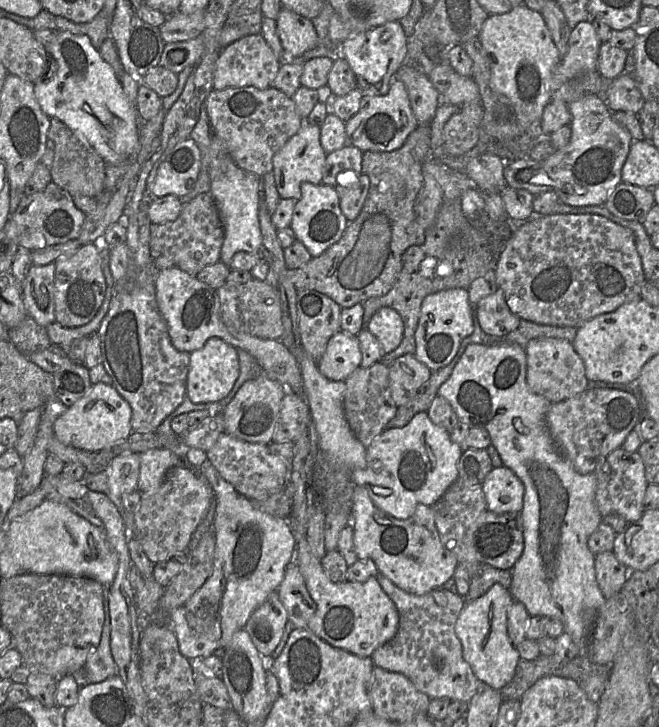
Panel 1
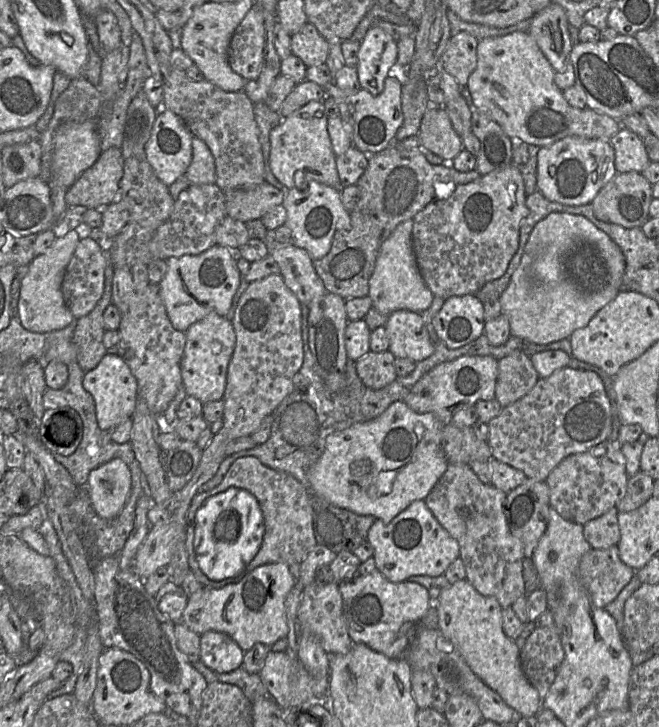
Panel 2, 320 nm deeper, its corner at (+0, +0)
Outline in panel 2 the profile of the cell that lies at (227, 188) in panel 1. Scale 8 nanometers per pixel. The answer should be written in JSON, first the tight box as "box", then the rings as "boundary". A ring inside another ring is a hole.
{"box":[263,231,327,306],"boundary":[[[268,231],[263,242],[267,246],[268,255],[278,264],[285,285],[300,304],[308,306],[314,299],[327,293],[307,251],[292,243],[276,241],[274,231]]]}

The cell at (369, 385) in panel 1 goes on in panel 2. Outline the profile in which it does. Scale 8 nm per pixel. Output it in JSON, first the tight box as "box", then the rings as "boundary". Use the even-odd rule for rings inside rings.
{"box":[355,350,398,390],"boundary":[[[389,350],[368,351],[355,362],[357,375],[367,388],[379,390],[398,377],[394,365],[395,356]]]}

